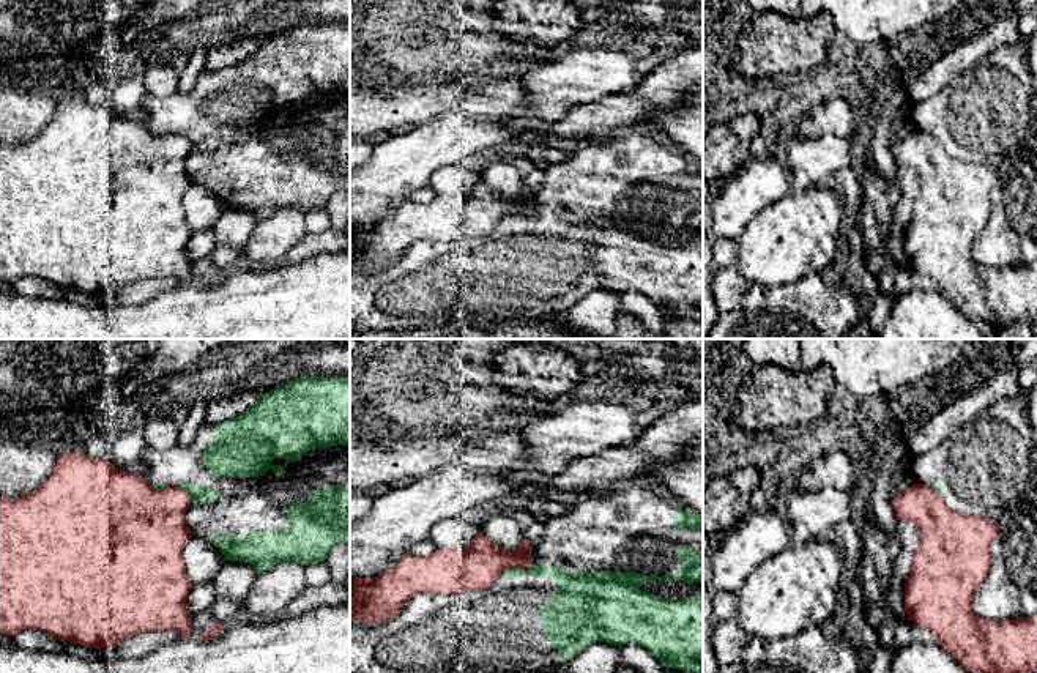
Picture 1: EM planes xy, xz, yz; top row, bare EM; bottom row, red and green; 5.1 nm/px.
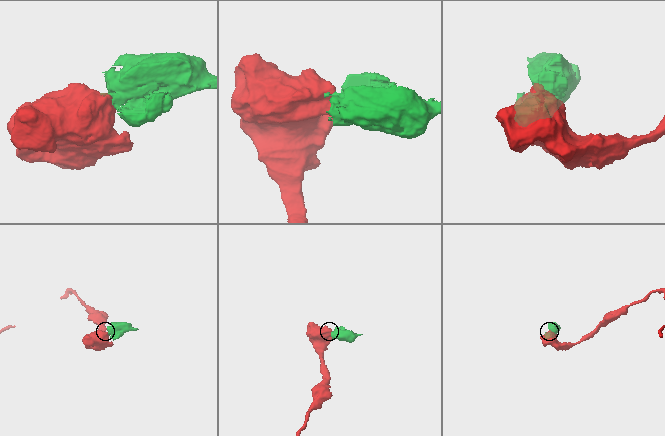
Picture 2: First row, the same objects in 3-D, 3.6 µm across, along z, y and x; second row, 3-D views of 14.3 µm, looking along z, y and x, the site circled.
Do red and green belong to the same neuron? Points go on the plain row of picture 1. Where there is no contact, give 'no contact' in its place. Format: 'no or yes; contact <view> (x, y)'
no; contact xz (517, 213)

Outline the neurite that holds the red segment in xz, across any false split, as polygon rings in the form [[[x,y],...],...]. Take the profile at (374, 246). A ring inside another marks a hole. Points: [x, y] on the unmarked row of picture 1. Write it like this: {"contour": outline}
{"contour": [[[479,177],[462,197],[437,195],[432,202],[405,200],[378,224],[350,227],[350,266],[385,270],[416,241],[455,241],[492,235],[507,214],[531,216],[531,191],[517,197],[493,192]]]}

